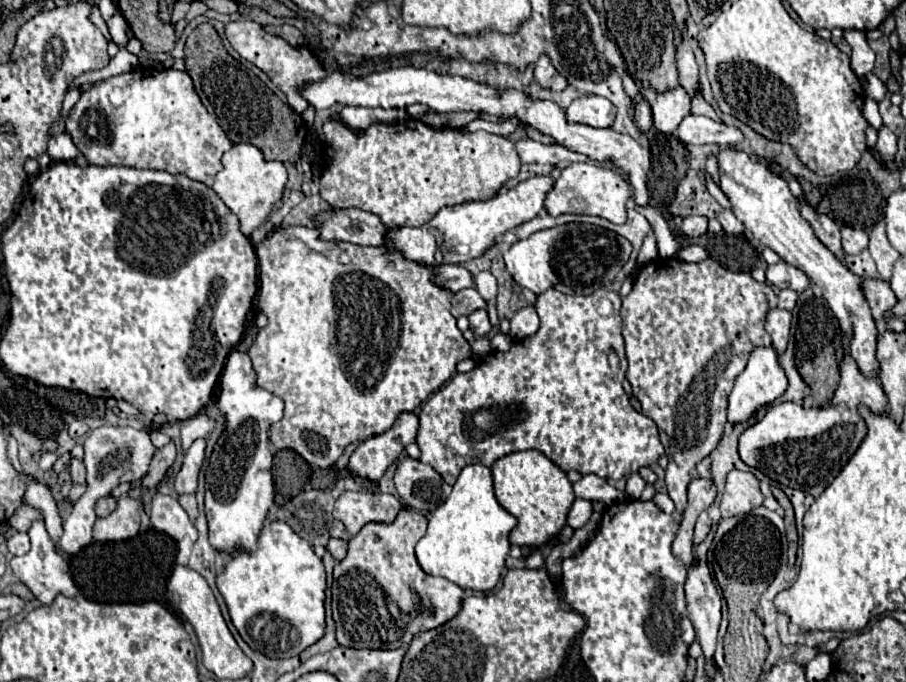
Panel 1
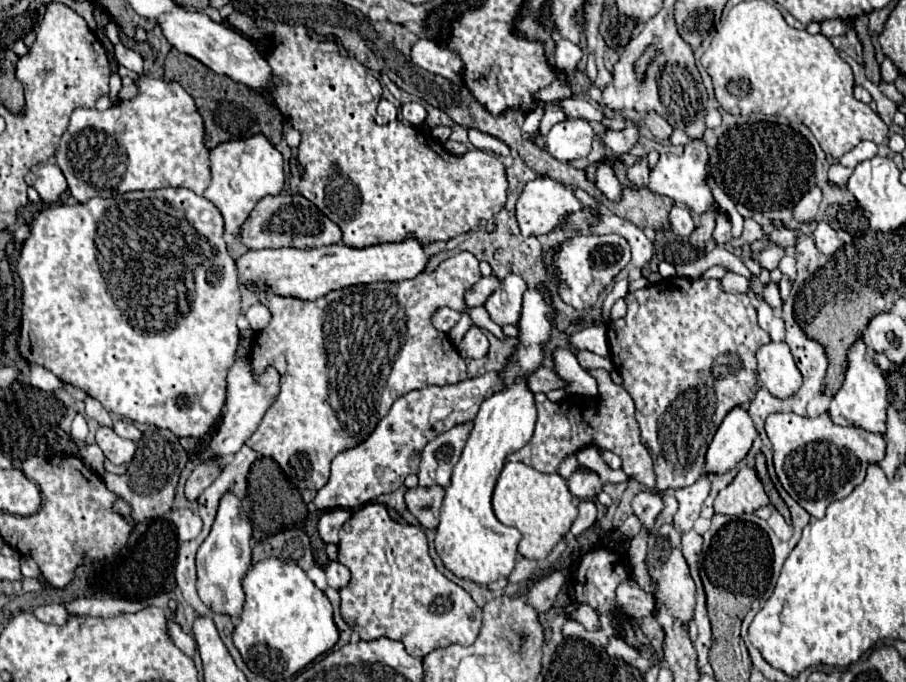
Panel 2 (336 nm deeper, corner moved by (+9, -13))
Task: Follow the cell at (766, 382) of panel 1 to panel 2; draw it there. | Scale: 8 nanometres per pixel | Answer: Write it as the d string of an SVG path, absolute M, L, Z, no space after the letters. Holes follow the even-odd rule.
M734 408L722 420L706 452L706 474L726 474L748 454L756 430L744 408Z

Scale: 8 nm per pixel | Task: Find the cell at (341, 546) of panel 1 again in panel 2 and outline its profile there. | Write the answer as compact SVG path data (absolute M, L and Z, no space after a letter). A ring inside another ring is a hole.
M330 562L326 568L326 576L328 576L328 584L334 590L342 590L350 582L350 570L346 566L342 566L340 562Z

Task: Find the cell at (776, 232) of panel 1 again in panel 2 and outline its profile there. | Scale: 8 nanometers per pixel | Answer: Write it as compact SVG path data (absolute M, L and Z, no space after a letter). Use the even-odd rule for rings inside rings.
M858 340L848 354L848 372L846 378L836 392L836 396L830 402L828 416L834 424L840 426L856 426L864 428L872 434L884 434L886 432L886 408L888 408L888 386L884 380L884 374L874 362L866 362L864 358L864 342Z

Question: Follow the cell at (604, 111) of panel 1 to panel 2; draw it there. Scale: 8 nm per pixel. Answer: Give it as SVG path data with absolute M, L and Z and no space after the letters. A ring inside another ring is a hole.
M568 118L558 122L546 134L546 150L562 162L572 162L576 158L584 158L592 146L592 126L582 118Z

